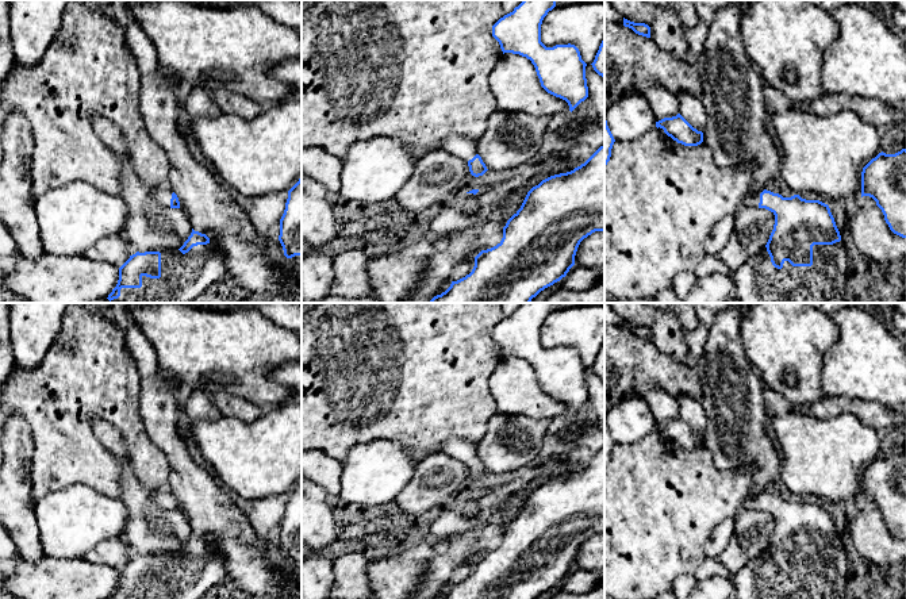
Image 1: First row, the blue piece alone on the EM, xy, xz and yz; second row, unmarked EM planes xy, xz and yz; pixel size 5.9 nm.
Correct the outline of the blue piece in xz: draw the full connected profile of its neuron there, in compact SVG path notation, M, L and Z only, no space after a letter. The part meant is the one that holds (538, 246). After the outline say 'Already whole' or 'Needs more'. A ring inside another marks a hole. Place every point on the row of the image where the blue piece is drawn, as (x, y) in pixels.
M604 145L584 164L571 172L550 176L533 187L521 208L503 227L502 241L475 257L475 266L465 277L429 303L530 303L541 291L560 281L575 265L580 242L595 231L604 231Z. Already whole

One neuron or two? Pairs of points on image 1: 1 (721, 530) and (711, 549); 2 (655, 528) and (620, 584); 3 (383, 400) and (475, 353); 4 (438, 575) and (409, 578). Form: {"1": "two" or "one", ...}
{"1": "one", "2": "one", "3": "one", "4": "two"}

